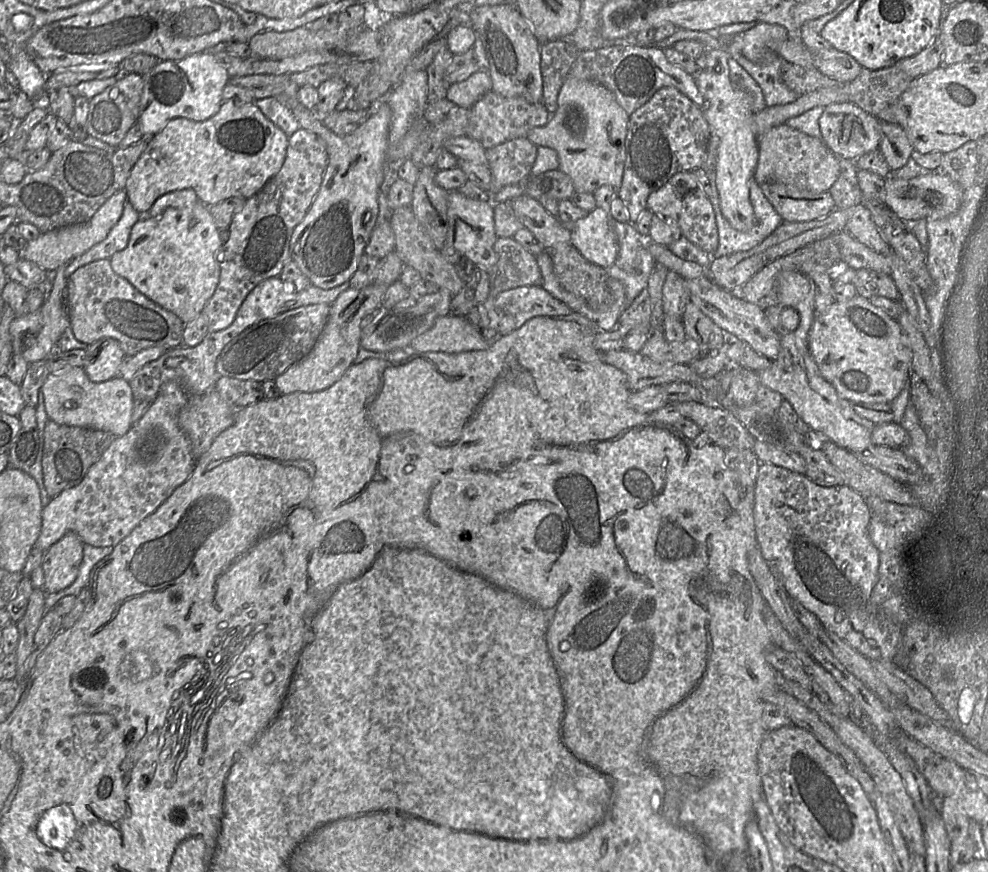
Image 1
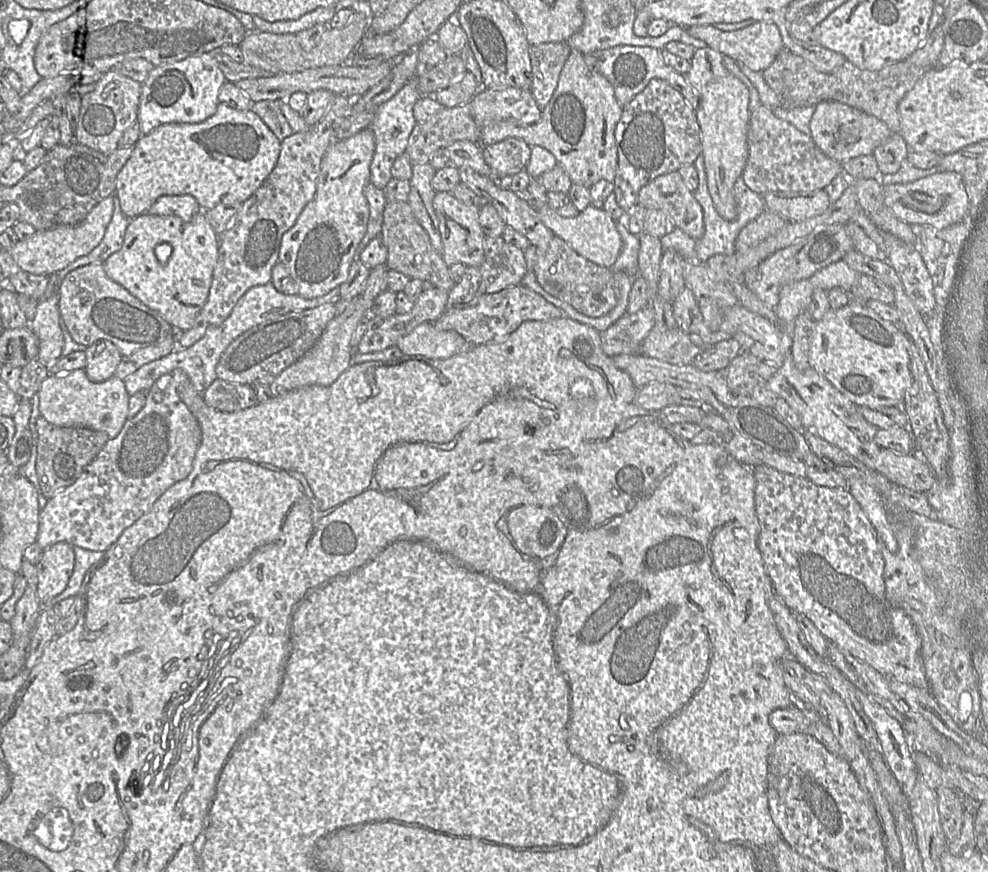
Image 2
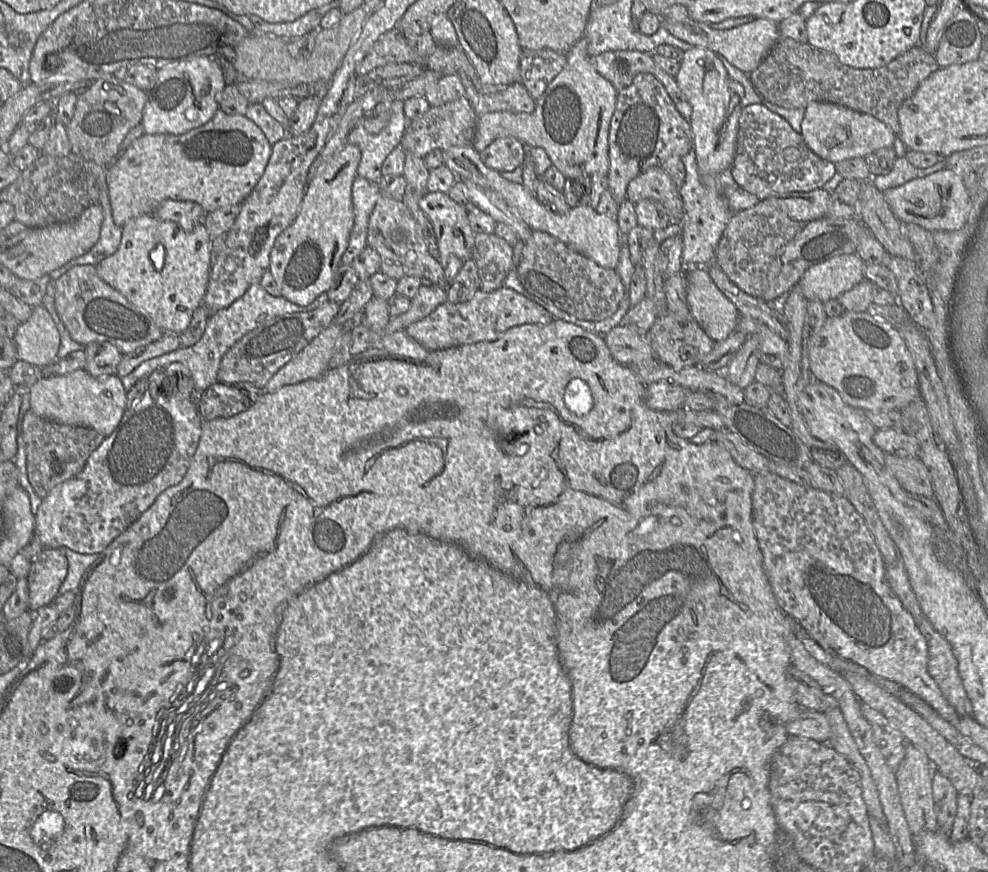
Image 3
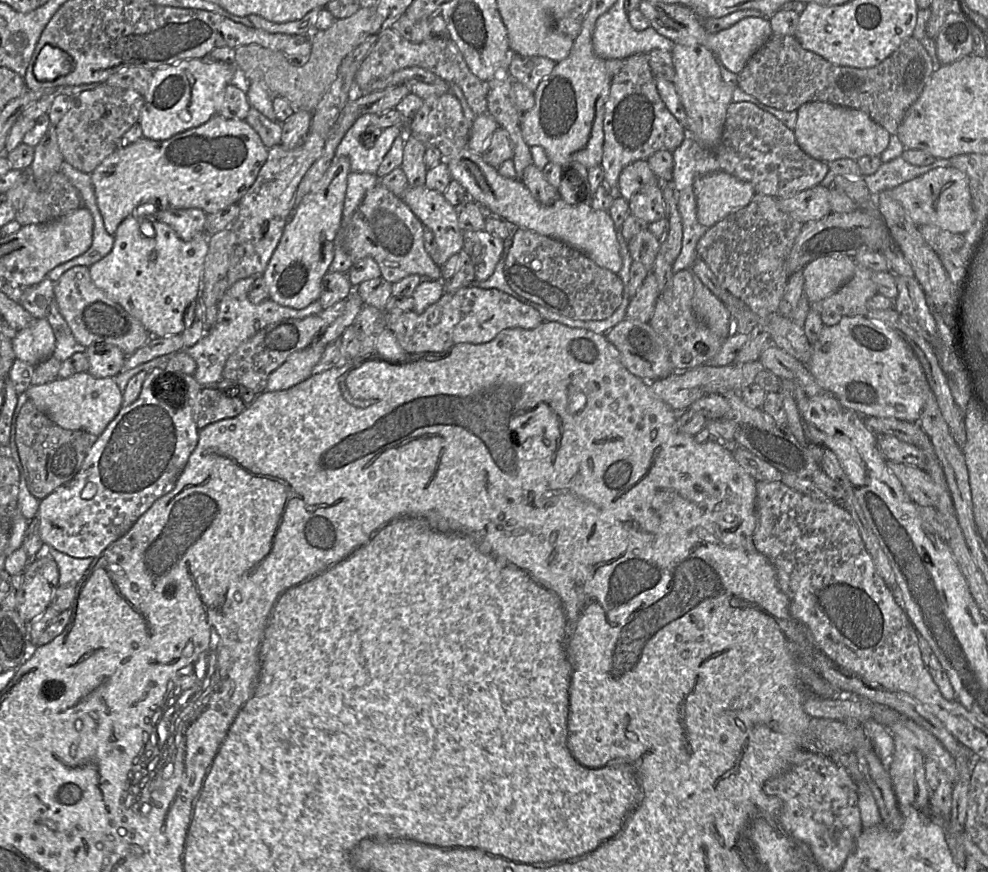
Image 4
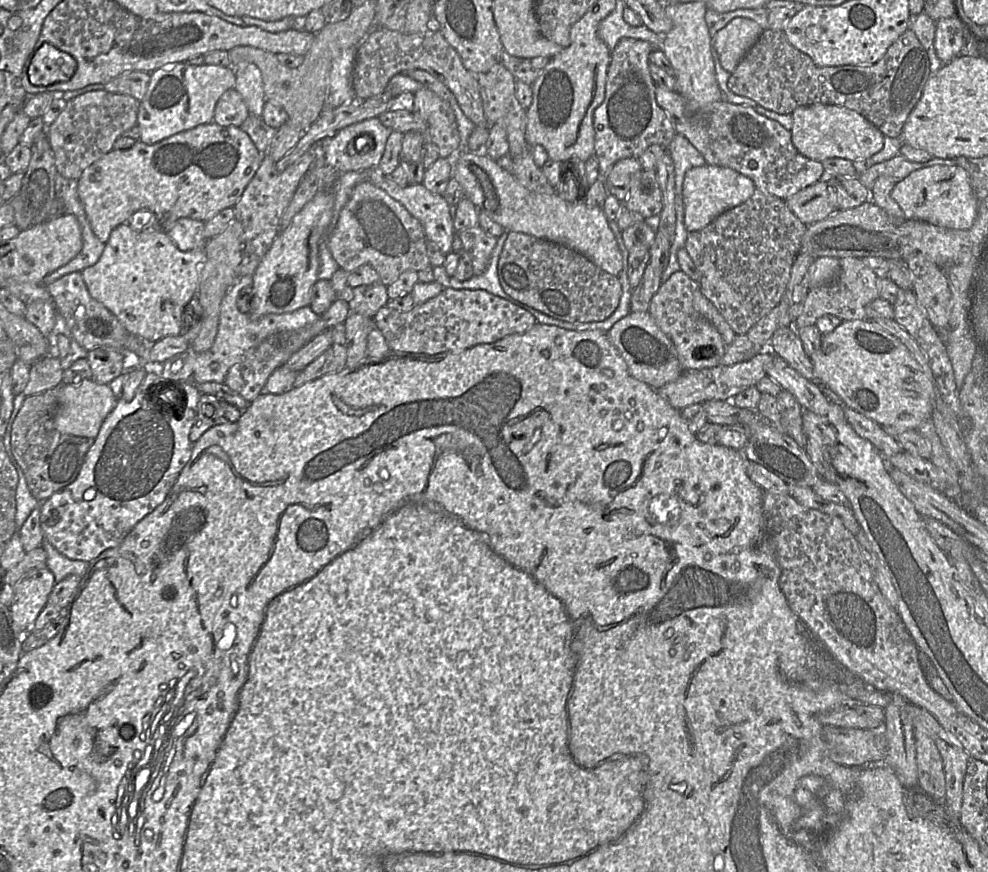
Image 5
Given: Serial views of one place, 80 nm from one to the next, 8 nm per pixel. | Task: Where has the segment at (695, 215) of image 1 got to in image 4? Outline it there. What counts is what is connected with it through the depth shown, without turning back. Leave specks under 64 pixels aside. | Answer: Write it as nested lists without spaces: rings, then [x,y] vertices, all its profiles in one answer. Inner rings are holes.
[[[646,160],[635,161],[626,166],[618,180],[617,193],[629,201],[647,184],[658,184],[659,179],[650,169]]]

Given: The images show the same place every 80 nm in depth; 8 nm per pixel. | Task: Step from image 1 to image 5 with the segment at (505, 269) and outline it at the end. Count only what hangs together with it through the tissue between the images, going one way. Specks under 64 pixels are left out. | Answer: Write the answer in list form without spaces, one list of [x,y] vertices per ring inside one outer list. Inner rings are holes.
[[[480,227],[467,228],[456,235],[462,242],[463,250],[470,257],[474,275],[482,274],[489,264],[498,237],[486,233]]]

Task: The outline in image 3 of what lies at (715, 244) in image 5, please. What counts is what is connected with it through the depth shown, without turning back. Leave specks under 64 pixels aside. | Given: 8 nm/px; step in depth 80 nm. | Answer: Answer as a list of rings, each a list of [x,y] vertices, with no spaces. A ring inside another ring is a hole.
[[[768,199],[761,200],[754,207],[733,214],[715,250],[715,263],[741,290],[762,298],[767,288],[770,264],[802,226],[802,223],[787,216]]]

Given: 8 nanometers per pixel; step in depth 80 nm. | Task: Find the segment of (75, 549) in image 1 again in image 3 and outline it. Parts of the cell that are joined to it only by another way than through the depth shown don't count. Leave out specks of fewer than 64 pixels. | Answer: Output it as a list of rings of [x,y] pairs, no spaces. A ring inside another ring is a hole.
[[[44,548],[36,560],[31,561],[27,576],[29,586],[29,611],[35,613],[39,608],[48,606],[58,595],[59,589],[68,572],[68,561],[59,548]]]

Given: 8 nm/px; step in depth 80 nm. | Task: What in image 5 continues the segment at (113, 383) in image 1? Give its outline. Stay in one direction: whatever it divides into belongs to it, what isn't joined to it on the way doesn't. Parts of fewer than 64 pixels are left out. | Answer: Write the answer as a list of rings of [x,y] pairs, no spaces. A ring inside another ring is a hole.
[[[92,378],[74,384],[61,384],[54,426],[64,434],[94,439],[107,415],[114,408],[118,397],[108,384],[99,384]]]

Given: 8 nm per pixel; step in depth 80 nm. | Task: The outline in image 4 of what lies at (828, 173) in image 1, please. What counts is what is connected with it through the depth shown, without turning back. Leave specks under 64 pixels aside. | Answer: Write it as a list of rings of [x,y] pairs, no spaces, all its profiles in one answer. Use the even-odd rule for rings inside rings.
[[[749,102],[729,105],[720,142],[711,151],[721,171],[750,183],[756,193],[777,199],[820,185],[830,171],[826,162],[812,158],[800,148],[791,129]]]

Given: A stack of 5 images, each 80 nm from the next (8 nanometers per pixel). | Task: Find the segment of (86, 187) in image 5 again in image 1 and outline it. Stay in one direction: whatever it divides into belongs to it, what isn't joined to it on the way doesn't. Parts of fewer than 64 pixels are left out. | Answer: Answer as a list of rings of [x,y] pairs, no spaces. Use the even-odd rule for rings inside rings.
[[[224,100],[219,111],[205,121],[194,121],[188,118],[174,118],[170,120],[160,132],[156,133],[152,137],[145,138],[147,138],[146,148],[133,166],[125,186],[127,201],[130,202],[133,208],[141,215],[148,214],[149,209],[155,200],[161,195],[186,188],[193,189],[196,192],[198,201],[206,206],[212,206],[213,204],[230,197],[248,199],[259,192],[267,181],[280,170],[285,160],[288,146],[288,136],[285,132],[269,120],[254,102],[243,106],[236,106],[234,103]]]

